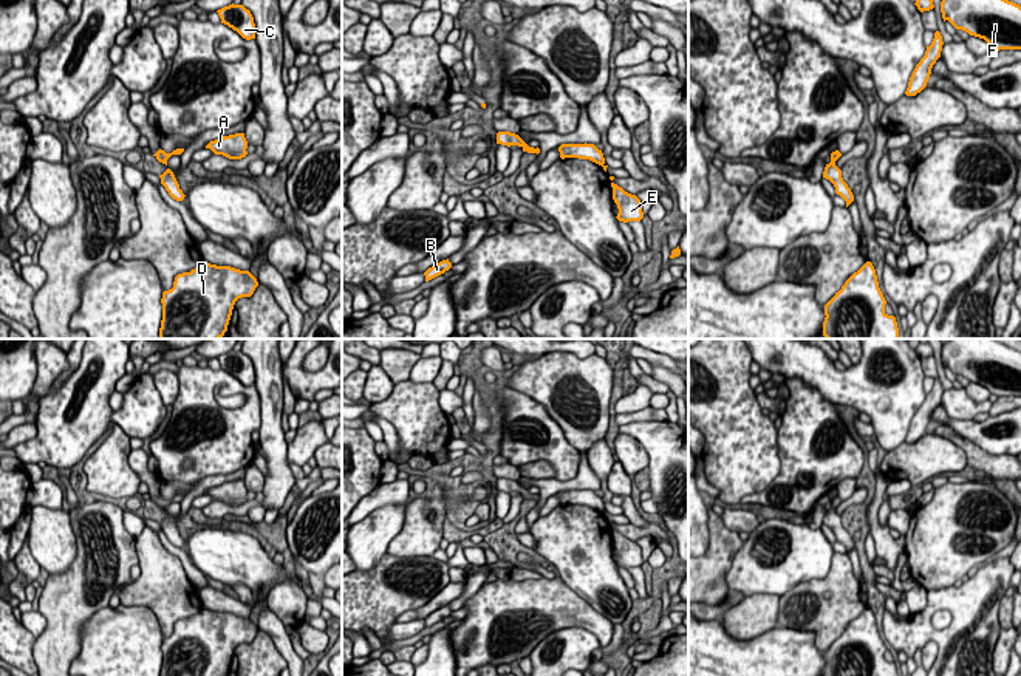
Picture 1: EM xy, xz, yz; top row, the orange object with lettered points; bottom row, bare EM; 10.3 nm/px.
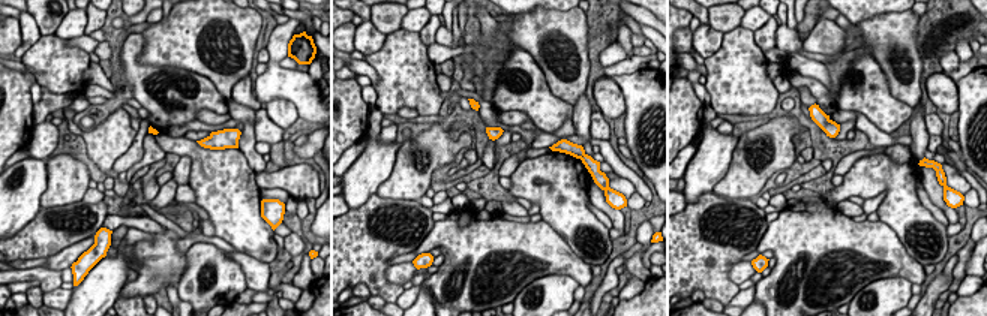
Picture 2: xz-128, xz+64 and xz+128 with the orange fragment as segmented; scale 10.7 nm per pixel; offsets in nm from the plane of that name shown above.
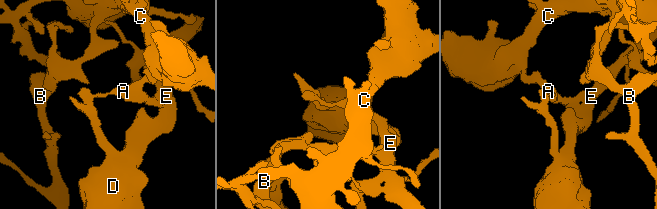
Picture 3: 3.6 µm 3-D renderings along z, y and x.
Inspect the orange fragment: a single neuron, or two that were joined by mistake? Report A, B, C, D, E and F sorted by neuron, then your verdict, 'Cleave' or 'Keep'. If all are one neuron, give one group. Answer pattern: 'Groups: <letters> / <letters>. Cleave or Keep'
Groups: A B C F / D E. Cleave

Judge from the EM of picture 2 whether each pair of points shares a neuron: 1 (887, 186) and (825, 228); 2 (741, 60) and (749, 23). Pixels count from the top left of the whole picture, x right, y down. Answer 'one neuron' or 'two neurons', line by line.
1: two neurons
2: two neurons

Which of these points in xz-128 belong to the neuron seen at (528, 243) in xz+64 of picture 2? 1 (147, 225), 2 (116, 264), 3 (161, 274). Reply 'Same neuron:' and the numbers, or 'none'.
Same neuron: 3

